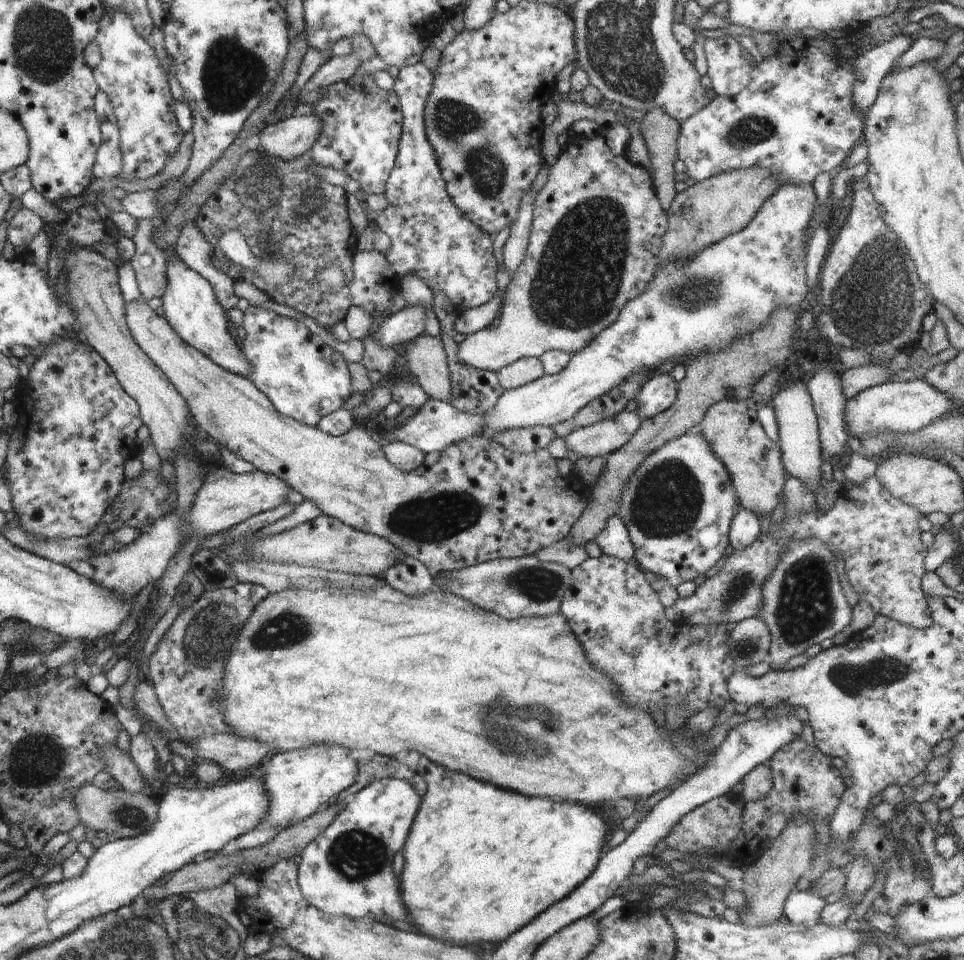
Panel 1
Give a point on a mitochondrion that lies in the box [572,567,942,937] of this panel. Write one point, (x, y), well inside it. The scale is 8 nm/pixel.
(853, 678)

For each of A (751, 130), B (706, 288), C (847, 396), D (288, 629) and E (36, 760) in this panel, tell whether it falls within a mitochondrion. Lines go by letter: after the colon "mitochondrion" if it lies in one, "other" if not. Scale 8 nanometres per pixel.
A: mitochondrion
B: mitochondrion
C: other
D: mitochondrion
E: mitochondrion

